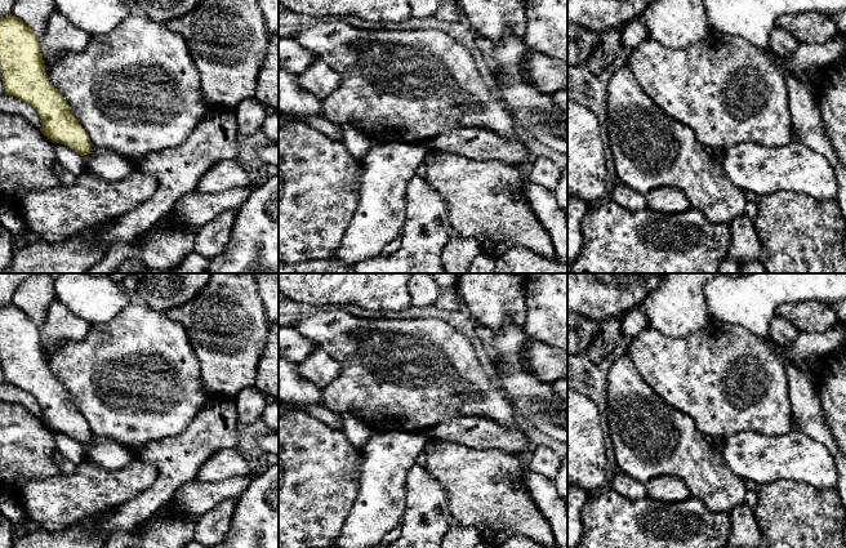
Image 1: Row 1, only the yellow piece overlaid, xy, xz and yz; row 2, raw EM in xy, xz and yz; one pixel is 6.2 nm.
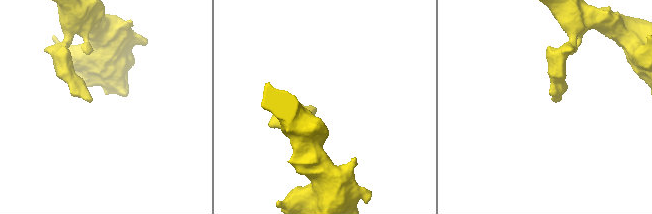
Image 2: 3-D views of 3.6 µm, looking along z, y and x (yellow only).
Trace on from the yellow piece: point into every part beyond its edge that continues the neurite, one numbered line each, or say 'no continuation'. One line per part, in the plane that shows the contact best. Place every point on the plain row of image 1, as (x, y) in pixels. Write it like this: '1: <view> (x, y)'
no continuation

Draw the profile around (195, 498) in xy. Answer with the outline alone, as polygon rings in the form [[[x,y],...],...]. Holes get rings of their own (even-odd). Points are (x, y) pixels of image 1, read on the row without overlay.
[[[251,472],[250,475],[218,482],[193,478],[179,487],[173,499],[164,508],[157,511],[157,513],[164,513],[170,508],[175,513],[197,520],[221,503],[230,499],[236,500],[249,486],[254,476],[255,473]]]

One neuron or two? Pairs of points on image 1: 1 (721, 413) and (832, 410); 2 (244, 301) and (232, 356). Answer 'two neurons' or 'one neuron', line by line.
1: two neurons
2: one neuron

